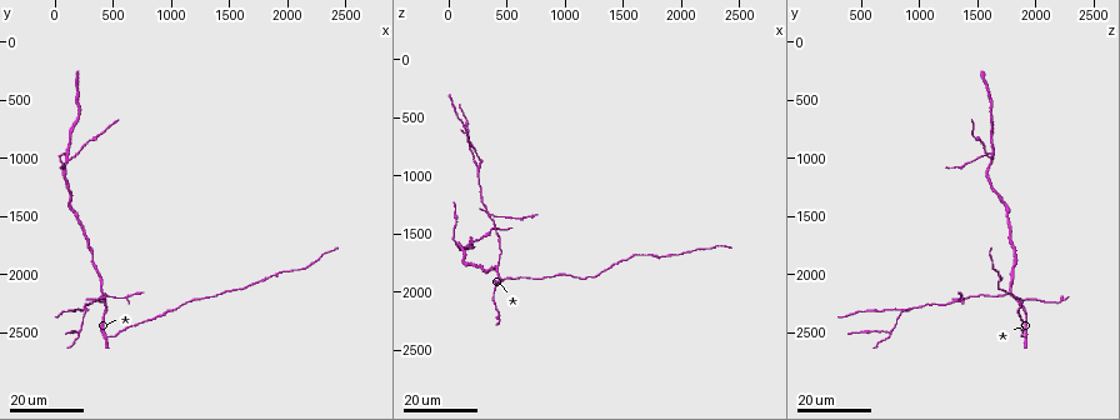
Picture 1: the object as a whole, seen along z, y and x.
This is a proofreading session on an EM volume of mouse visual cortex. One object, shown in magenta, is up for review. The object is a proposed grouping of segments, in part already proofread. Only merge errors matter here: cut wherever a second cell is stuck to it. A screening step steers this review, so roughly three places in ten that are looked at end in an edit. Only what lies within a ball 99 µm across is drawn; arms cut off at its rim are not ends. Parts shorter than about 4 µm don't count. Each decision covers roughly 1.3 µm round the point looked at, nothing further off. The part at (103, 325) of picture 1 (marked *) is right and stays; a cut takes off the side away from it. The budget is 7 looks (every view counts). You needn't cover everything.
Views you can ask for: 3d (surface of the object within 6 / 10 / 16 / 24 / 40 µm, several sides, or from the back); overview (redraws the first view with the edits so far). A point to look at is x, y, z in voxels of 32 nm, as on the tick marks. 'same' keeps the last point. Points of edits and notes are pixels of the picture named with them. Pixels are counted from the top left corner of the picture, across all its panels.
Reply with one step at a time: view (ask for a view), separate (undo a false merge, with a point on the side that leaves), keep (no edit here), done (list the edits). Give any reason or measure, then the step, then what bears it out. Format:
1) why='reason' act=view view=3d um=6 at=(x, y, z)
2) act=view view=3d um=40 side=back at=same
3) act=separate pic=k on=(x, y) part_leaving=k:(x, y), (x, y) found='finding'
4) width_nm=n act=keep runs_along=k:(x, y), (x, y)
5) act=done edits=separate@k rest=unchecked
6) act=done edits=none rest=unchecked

why='four-way junction' act=view view=3d um=24 at=(360, 2220, 1340)

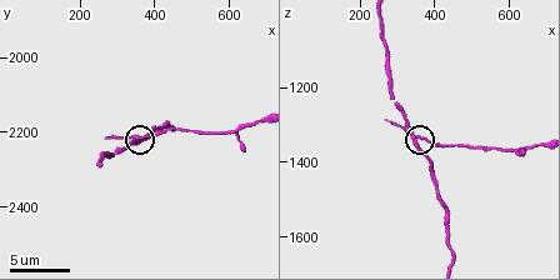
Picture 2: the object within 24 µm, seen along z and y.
act=view view=3d um=10 at=same

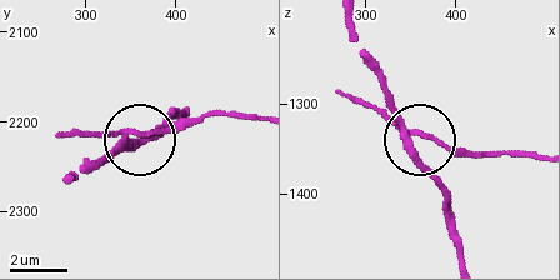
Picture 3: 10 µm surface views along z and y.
width_nm=270 act=separate pic=3 on=(91, 133) part_leaving=3:(128, 135), (196, 116), (254, 116) found='two cells meet here'

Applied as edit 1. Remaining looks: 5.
act=view view=overview

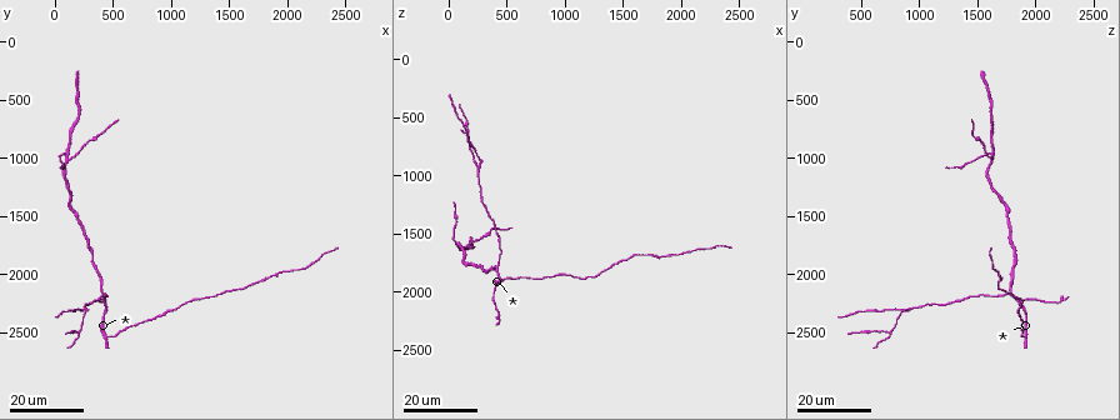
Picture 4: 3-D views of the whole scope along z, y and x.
why='a fork' act=view view=3d um=16 at=(260, 2300, 920)

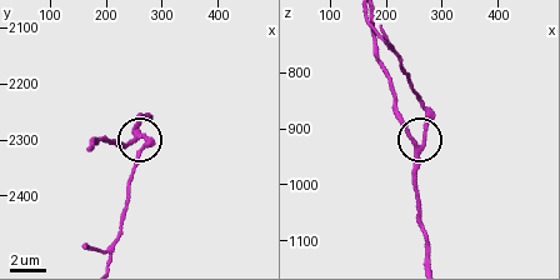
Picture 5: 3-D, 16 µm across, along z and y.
act=view view=3d um=6 at=(255, 2305, 920)

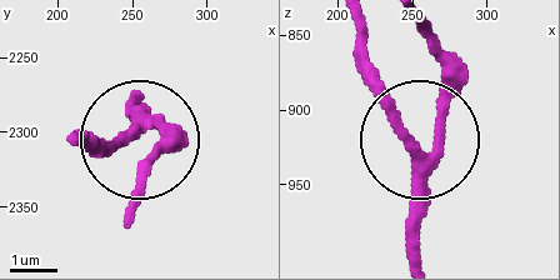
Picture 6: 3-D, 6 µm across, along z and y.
width_nm=240 act=keep runs_along=6:(421, 253), (421, 158), (445, 74), (436, 41) found='continuous, no second cell'

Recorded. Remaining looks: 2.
act=done edits=separate@3 rest=unchecked

